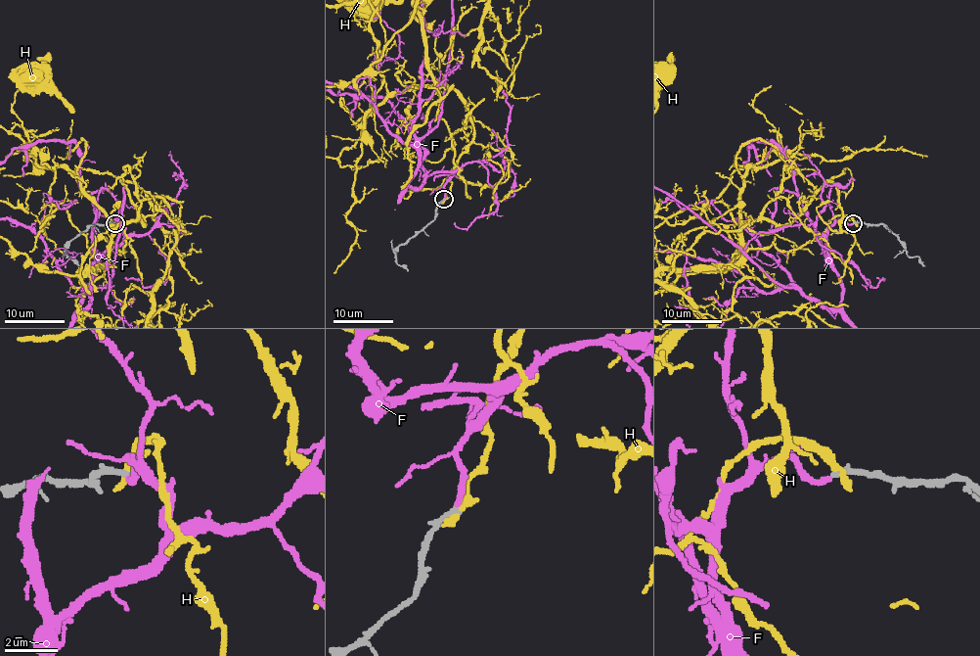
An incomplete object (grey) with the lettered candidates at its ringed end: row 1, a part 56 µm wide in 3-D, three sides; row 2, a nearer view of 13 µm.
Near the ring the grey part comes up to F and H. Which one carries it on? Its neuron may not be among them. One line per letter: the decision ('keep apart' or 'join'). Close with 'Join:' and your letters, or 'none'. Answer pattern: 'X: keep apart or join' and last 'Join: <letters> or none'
F: join
H: keep apart
Join: F

